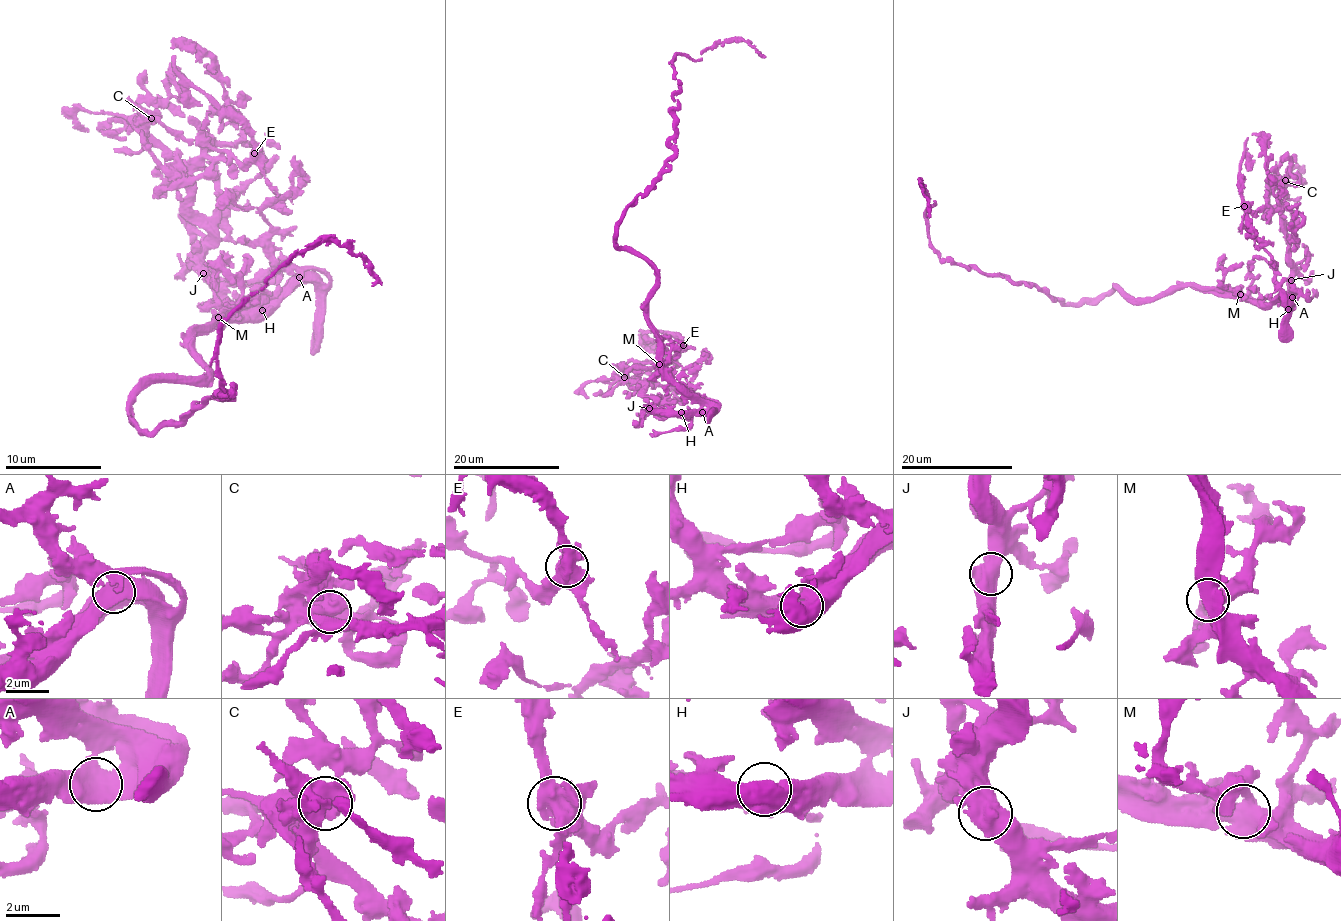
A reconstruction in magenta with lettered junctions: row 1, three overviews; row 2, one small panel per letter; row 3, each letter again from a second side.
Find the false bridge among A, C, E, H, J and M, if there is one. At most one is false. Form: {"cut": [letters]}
{"cut": []}

